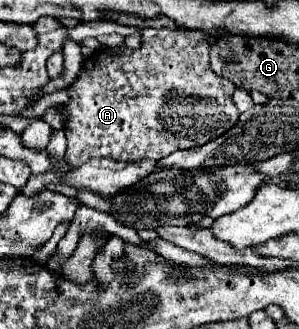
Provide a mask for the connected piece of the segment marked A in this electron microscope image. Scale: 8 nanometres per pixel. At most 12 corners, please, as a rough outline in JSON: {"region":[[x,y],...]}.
{"region":[[143,30],[67,88],[67,162],[161,160],[239,118],[213,36]]}

